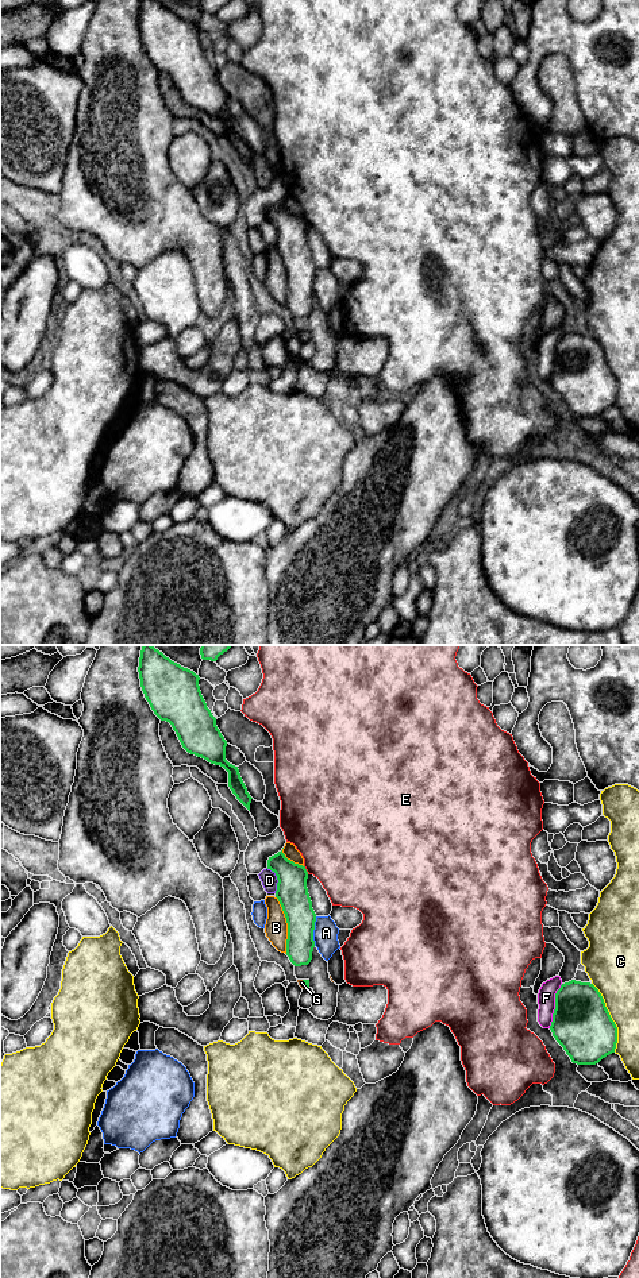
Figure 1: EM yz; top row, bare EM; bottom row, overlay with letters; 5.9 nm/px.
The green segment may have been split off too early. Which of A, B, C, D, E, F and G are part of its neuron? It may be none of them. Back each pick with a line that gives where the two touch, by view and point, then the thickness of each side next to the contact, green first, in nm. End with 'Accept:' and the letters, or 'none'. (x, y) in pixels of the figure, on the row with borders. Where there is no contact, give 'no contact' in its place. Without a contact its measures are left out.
G: yz (305, 984) | 30/40 nm
Accept: G

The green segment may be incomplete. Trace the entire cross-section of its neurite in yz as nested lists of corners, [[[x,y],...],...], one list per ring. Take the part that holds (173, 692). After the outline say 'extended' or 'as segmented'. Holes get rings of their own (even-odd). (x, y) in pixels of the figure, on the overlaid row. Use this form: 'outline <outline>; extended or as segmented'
outline [[[143,645],[139,657],[140,687],[154,714],[172,725],[182,748],[211,764],[220,765],[228,772],[228,787],[236,799],[250,811],[251,796],[240,777],[238,767],[226,760],[227,741],[216,726],[216,718],[201,695],[199,675],[172,661],[153,645]]]; as segmented

